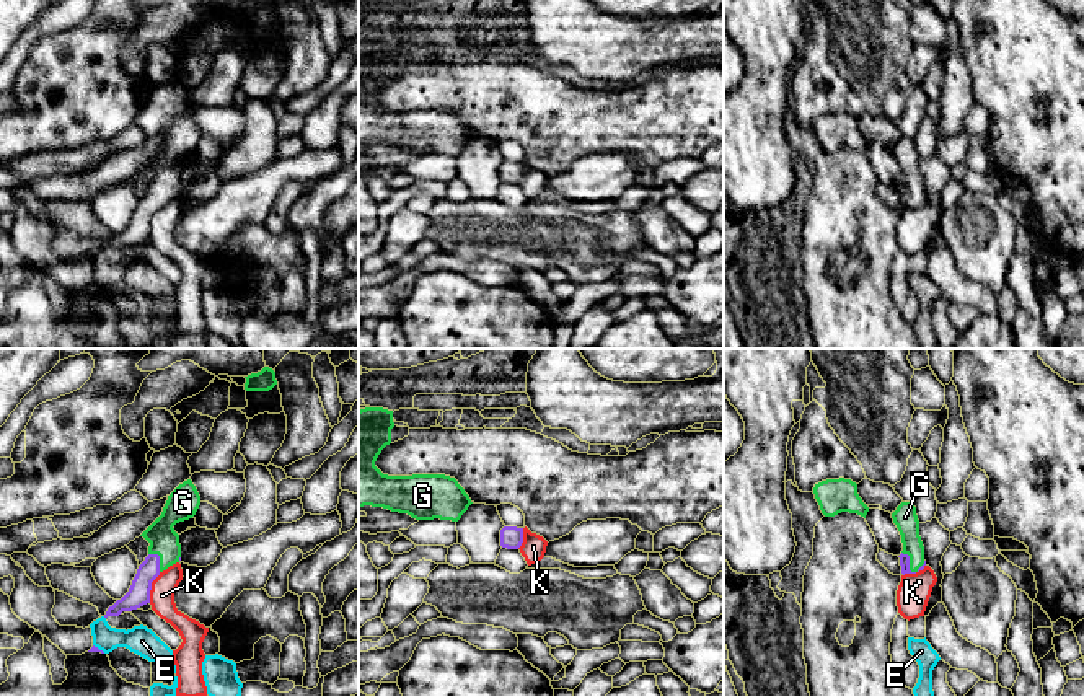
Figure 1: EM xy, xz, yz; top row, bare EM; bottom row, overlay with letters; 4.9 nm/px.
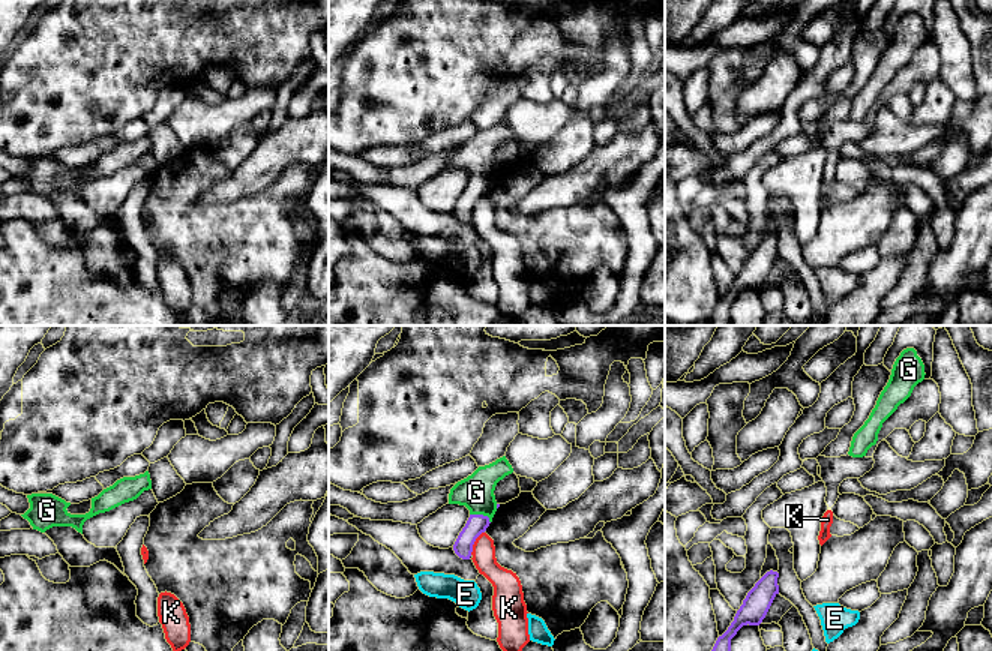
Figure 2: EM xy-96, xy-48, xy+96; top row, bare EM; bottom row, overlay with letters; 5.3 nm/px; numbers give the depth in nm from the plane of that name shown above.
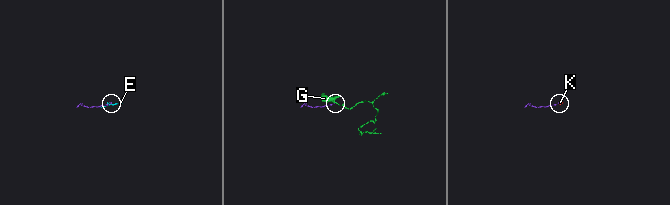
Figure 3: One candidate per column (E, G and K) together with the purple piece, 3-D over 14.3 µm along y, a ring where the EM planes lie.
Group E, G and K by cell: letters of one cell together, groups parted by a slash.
E K / G

